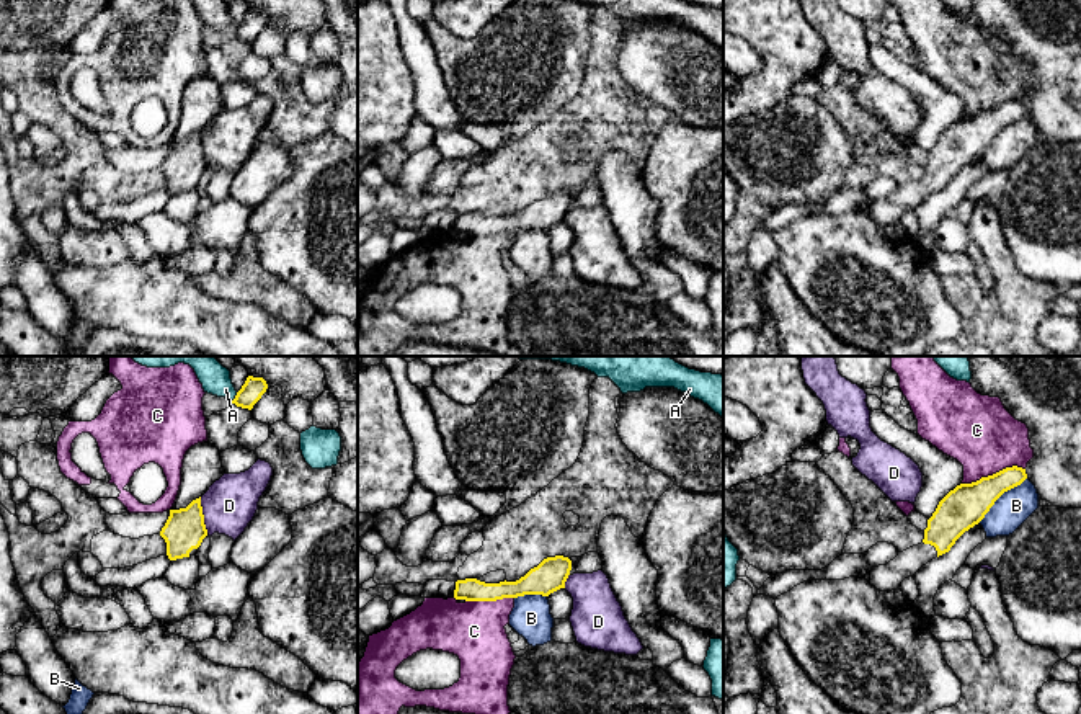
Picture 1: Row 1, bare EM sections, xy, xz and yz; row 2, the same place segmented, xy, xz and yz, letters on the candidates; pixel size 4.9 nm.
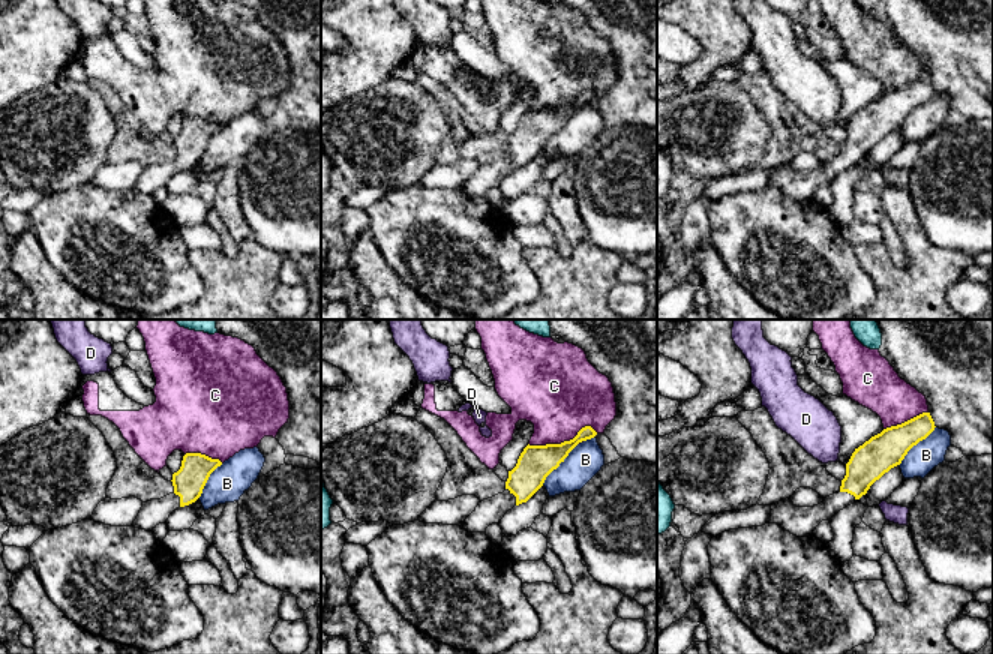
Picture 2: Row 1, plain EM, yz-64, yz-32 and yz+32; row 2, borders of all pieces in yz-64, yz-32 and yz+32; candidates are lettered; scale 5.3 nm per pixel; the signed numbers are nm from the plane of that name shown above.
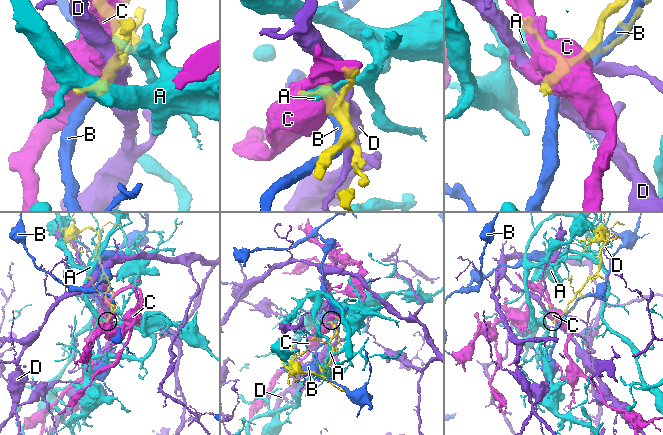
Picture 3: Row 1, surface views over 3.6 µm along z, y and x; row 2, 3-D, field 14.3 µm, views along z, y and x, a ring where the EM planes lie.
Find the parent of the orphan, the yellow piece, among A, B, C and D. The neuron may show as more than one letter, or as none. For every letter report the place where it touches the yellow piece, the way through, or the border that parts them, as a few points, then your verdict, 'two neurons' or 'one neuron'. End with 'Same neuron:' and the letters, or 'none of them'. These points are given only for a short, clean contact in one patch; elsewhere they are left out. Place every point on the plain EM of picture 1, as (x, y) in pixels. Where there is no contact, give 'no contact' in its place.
A: meets yellow in xy at (235, 31); two neurons
B: meets yellow in yz at (1000, 129); two neurons
C: meets yellow in yz at (993, 108); two neurons
D: meets yellow in xy at (203, 149); border along xy (200, 131), (208, 167); two neurons
Same neuron: none of them

